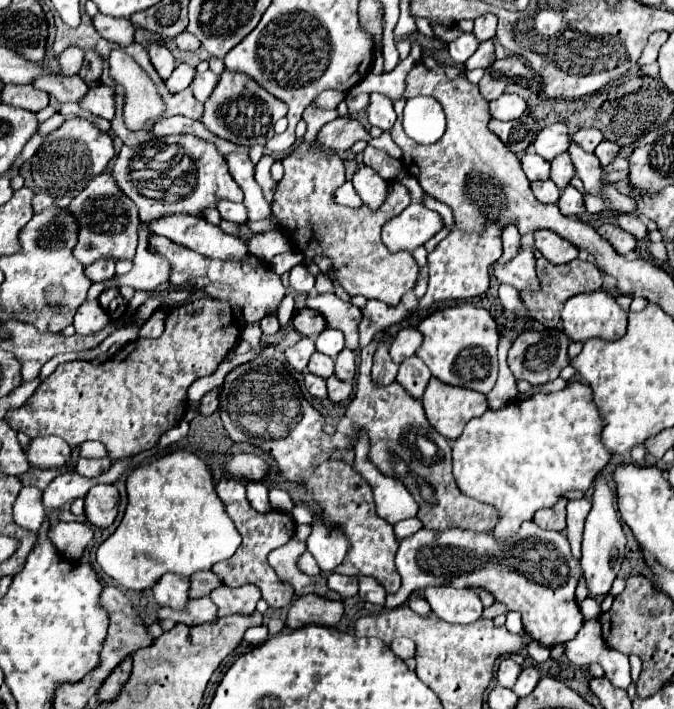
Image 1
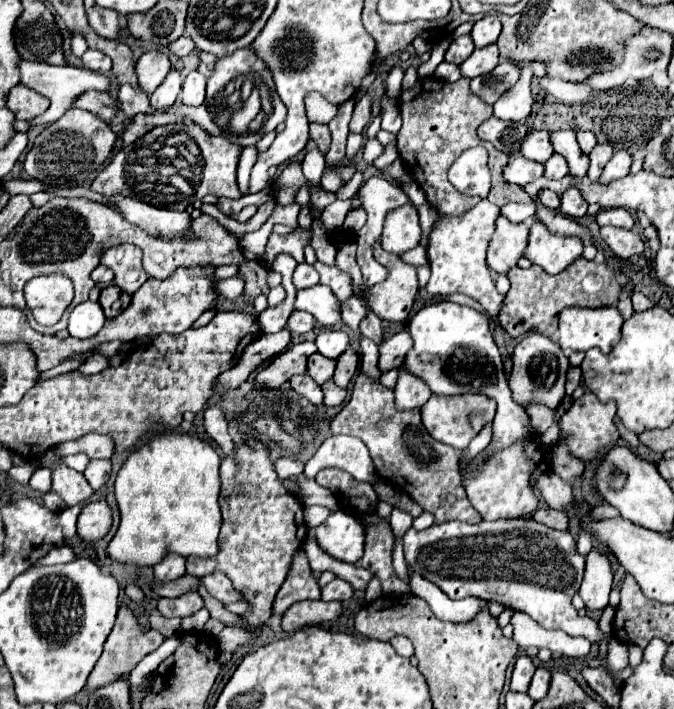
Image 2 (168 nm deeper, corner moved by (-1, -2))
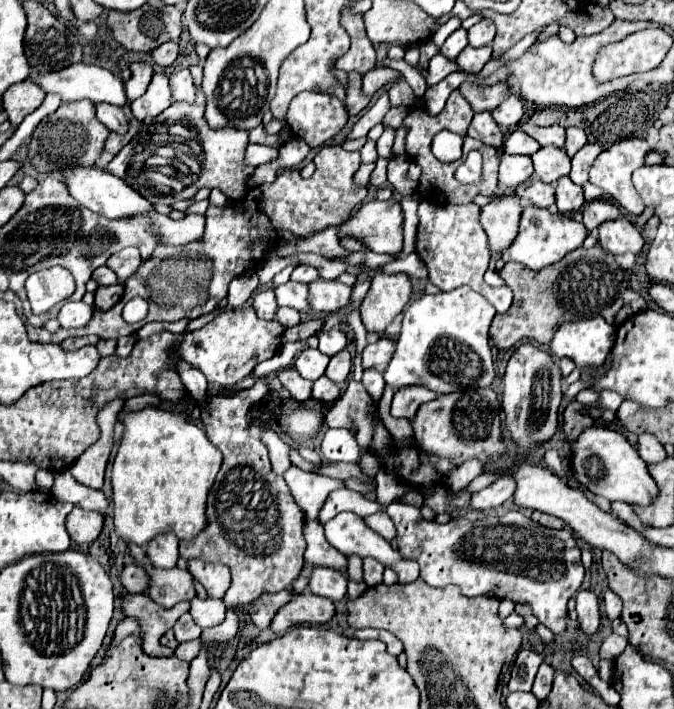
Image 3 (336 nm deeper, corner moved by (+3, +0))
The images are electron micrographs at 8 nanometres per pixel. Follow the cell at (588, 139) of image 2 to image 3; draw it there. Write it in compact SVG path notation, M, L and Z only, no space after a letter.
M566 128L566 144L564 152L572 158L586 144L586 134L582 128Z

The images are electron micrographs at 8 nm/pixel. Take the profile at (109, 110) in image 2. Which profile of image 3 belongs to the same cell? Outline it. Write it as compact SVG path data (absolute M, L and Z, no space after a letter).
M96 104L96 116L98 120L110 128L110 132L116 132L116 134L126 134L128 132L128 126L130 126L130 120L126 116L124 110L120 110L118 106L112 106L112 104Z

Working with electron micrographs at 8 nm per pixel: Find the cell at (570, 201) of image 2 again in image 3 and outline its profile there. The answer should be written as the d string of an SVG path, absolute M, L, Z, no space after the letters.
M568 176L560 178L556 182L556 206L562 214L572 214L580 210L584 204L584 192L582 186L576 186Z

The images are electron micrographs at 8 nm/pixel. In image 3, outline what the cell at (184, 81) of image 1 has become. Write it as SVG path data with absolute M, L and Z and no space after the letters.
M154 74L146 94L142 98L136 98L132 104L130 104L130 110L132 110L132 116L138 120L138 122L144 122L146 118L154 118L156 114L164 112L168 106L170 106L170 100L172 94L170 94L170 84L168 84L168 78L164 74Z

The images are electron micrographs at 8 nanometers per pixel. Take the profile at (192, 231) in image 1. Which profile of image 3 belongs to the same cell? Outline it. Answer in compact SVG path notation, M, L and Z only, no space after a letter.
M72 166L70 170L72 172L68 172L66 168L60 170L60 174L64 176L64 184L68 188L68 194L72 194L72 198L76 198L78 204L90 208L100 216L116 220L116 218L130 218L152 210L152 204L146 198L136 194L136 190L132 190L124 180L116 178L108 170L102 170L98 166Z

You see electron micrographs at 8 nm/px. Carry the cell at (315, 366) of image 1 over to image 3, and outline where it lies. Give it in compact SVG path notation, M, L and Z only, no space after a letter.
M306 348L306 350L302 350L302 354L296 358L294 368L298 370L298 374L300 374L302 378L314 382L314 380L318 380L318 378L324 374L328 362L330 362L330 358L328 358L326 354L322 354L320 350L316 350L316 348Z

